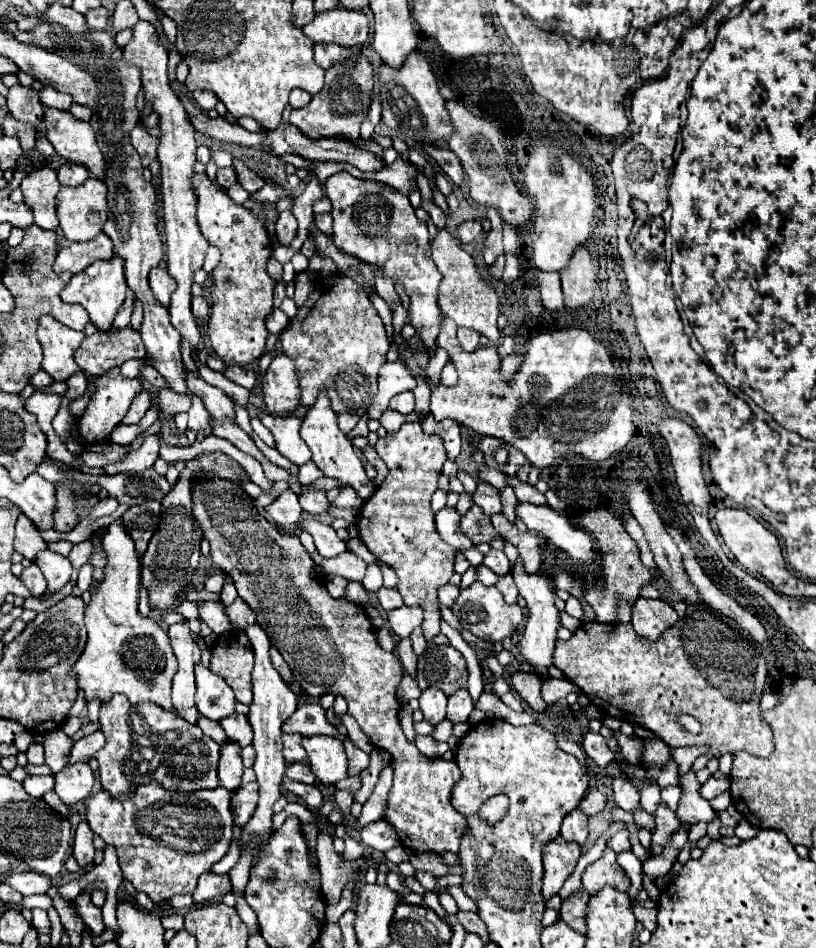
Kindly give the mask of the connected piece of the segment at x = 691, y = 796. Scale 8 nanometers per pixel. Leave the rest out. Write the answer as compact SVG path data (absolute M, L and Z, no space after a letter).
M688 770L686 774L678 776L678 786L682 790L678 810L676 810L676 816L680 818L680 822L682 824L696 824L700 820L710 822L714 818L714 810L710 802L700 796L702 784L696 780L694 770Z

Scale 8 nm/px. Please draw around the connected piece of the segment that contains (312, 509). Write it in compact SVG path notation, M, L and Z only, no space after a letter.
M312 490L312 492L302 494L300 504L302 504L302 510L308 514L324 514L330 508L330 502L326 500L324 490Z

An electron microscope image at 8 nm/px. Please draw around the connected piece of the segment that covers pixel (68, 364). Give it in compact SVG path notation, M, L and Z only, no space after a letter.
M42 316L38 326L38 340L44 350L42 368L52 376L54 382L62 382L80 368L72 360L74 350L84 340L82 332L76 332L64 324L60 324L54 316Z

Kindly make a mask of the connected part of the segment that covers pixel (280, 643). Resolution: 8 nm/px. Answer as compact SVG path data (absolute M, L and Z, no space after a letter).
M210 478L194 484L192 492L192 514L200 528L204 530L204 538L208 538L212 546L212 560L220 566L236 584L238 596L250 606L256 614L256 622L268 634L272 646L278 648L286 664L290 666L294 680L302 686L310 696L334 694L342 696L348 702L347 713L360 724L366 736L378 750L384 750L392 756L390 766L394 768L394 784L388 794L388 804L384 810L384 820L398 832L400 838L410 840L402 842L412 852L458 852L460 838L466 832L466 824L450 804L450 794L454 784L462 778L456 762L448 762L444 758L426 758L418 752L418 748L406 740L400 722L398 710L400 702L396 698L396 688L404 674L400 660L380 648L376 640L376 632L368 622L364 608L352 604L346 598L332 598L326 590L324 576L314 572L314 560L302 546L296 534L280 534L274 524L270 524L260 512L252 506L248 494L232 482Z

